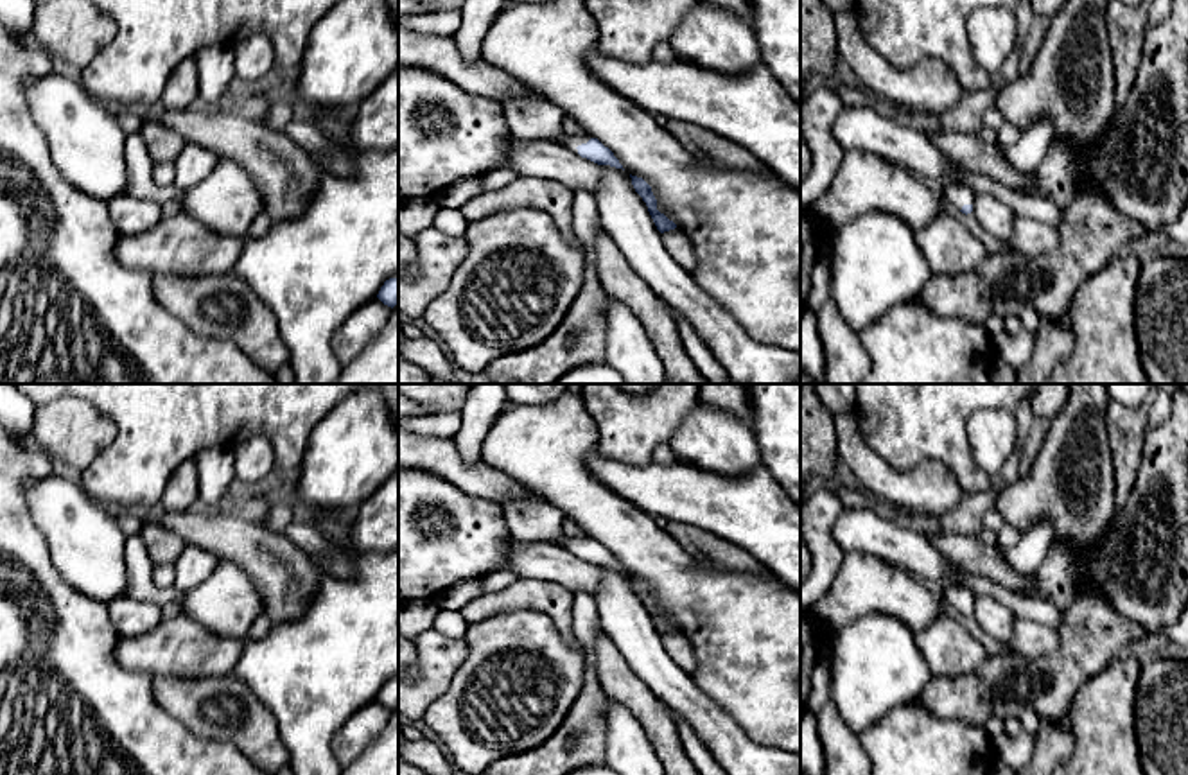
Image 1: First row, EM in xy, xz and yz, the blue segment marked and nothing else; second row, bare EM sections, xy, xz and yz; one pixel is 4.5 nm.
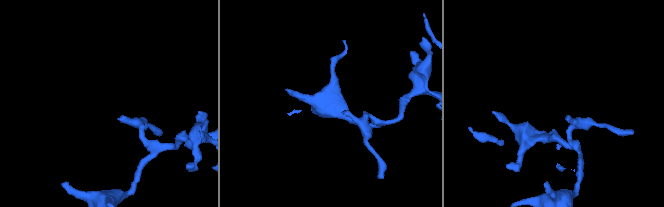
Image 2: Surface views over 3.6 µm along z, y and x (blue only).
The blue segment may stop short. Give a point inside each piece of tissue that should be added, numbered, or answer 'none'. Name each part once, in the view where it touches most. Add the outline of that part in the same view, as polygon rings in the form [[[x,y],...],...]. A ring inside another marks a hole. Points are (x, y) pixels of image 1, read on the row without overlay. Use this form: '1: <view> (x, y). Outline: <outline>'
1: xz (571, 542). Outline: [[[562,533],[560,545],[563,545],[569,553],[578,556],[578,547],[587,545],[592,538],[580,533],[580,535],[565,535]]]

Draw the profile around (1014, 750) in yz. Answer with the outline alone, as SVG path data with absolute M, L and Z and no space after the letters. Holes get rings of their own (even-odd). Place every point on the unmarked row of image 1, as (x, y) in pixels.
M1003 728L991 737L994 757L1001 759L1012 771L1025 768L1032 757L1034 734L1021 730L1009 736Z

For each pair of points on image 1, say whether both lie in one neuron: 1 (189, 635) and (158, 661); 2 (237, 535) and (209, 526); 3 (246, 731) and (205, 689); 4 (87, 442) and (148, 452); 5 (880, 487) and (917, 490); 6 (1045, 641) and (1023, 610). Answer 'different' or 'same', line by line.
1: same
2: same
3: same
4: different
5: same
6: different

